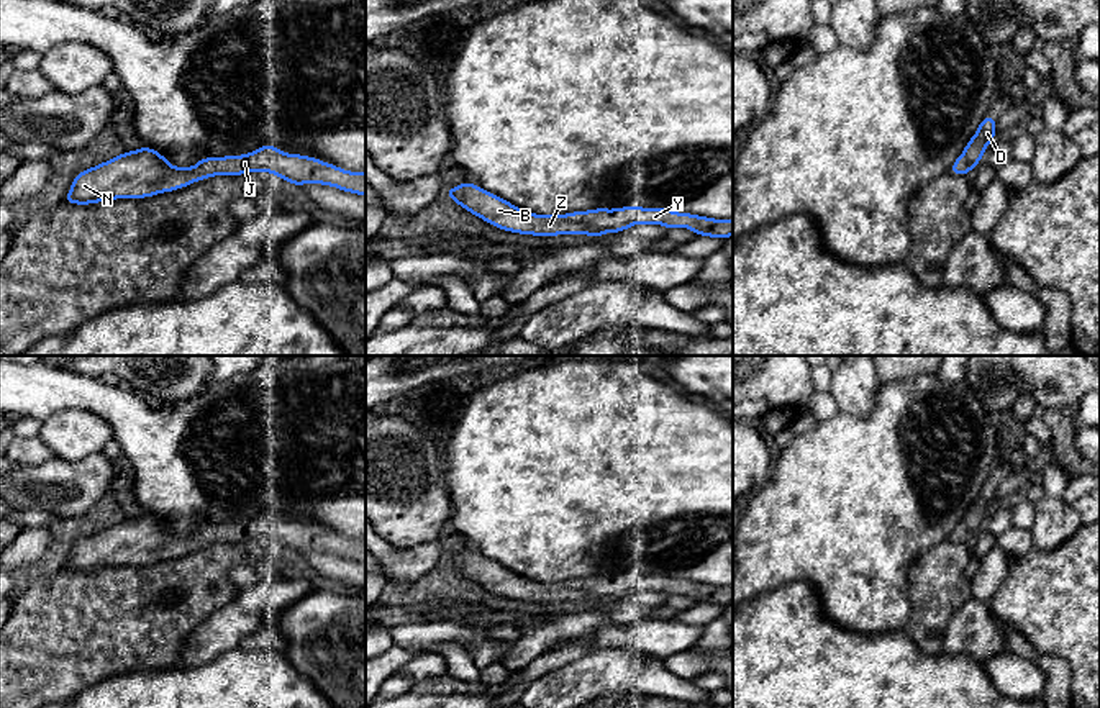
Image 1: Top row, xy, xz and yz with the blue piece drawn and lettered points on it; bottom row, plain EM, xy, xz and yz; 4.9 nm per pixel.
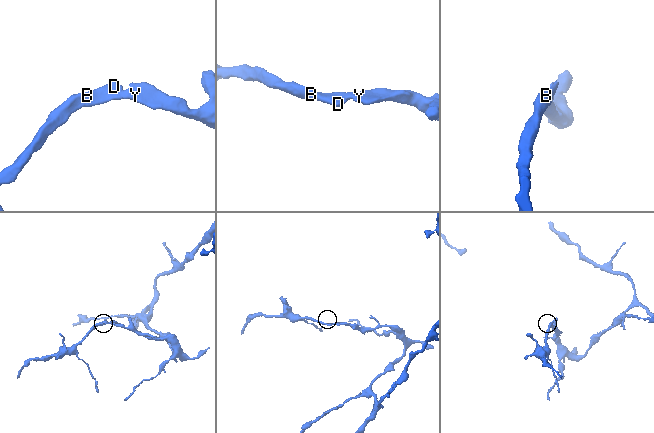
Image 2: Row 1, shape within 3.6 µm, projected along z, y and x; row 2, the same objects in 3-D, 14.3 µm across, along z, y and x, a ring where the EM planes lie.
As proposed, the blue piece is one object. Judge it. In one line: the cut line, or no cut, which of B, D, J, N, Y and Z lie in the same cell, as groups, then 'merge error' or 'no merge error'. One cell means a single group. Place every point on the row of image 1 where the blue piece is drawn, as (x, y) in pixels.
no cut | B D J N Y Z | no merge error

